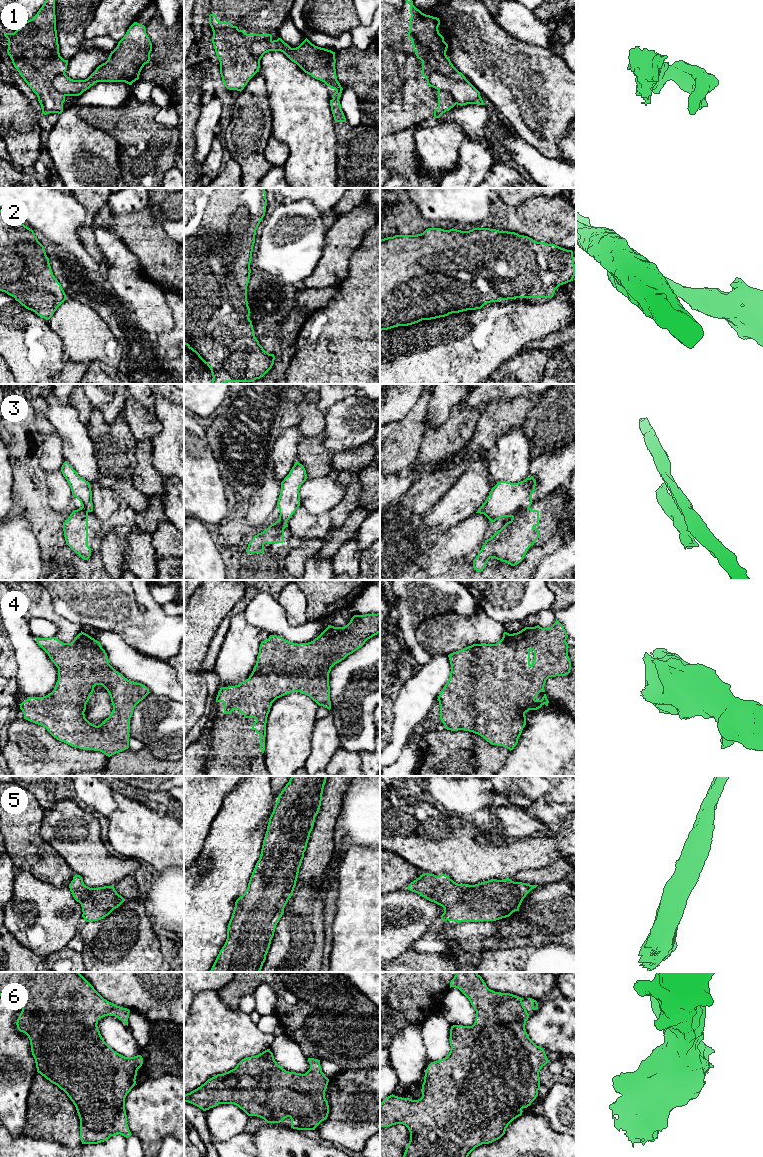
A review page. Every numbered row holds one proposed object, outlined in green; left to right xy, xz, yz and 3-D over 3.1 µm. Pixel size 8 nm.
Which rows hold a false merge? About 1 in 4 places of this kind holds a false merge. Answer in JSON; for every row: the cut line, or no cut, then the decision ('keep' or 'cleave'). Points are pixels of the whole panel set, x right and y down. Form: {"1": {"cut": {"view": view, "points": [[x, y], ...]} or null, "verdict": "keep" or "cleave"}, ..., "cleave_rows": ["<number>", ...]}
{"1": {"cut": {"view": "yz", "points": [[430, 76], [434, 73], [441, 73], [455, 80], [466, 80]]}, "verdict": "cleave"}, "2": {"cut": null, "verdict": "keep"}, "3": {"cut": {"view": "yz", "points": [[529, 506], [518, 510], [511, 516]]}, "verdict": "cleave"}, "4": {"cut": null, "verdict": "keep"}, "5": {"cut": null, "verdict": "keep"}, "6": {"cut": null, "verdict": "keep"}, "cleave_rows": ["1", "3"]}

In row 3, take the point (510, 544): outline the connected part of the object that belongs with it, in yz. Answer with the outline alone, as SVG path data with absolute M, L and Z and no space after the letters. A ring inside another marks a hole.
M529 507L523 511L518 511L512 516L512 519L509 522L494 533L491 538L485 541L478 555L473 560L473 568L478 572L483 571L490 558L509 563L511 566L517 565L524 559L528 549L533 546L536 540L540 537L539 530L535 528L538 525L538 510L532 510Z

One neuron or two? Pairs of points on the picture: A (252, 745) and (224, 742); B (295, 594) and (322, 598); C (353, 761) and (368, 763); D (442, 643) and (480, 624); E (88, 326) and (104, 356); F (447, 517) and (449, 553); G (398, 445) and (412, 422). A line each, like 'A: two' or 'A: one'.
A: one
B: two
C: two
D: one
E: one
F: two
G: one

